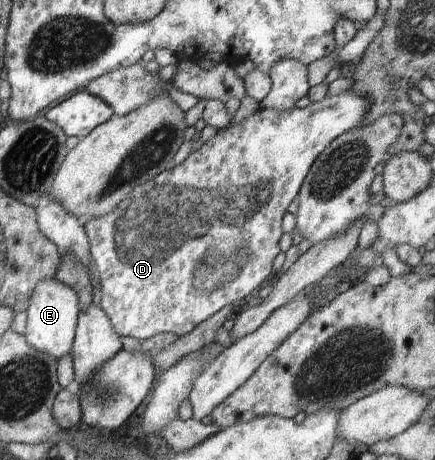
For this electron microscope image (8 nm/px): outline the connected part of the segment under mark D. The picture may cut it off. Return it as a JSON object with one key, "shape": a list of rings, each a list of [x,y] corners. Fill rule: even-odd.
{"shape":[[[349,90],[339,95],[328,95],[322,101],[310,103],[305,108],[296,107],[288,111],[260,109],[252,117],[248,117],[246,121],[240,121],[236,125],[227,126],[224,130],[218,130],[218,133],[210,141],[204,143],[199,151],[191,152],[190,156],[180,165],[176,165],[174,169],[166,169],[154,177],[154,180],[139,185],[130,193],[130,197],[122,201],[112,213],[98,217],[98,219],[90,219],[83,229],[88,235],[91,257],[100,275],[100,285],[103,291],[103,295],[100,297],[100,307],[106,313],[106,317],[110,319],[114,332],[120,337],[134,337],[139,341],[149,339],[159,333],[168,332],[181,337],[191,333],[196,325],[208,320],[225,306],[232,305],[234,301],[240,301],[248,295],[255,294],[274,275],[273,262],[281,253],[279,241],[283,235],[281,229],[283,216],[287,213],[286,209],[298,196],[300,187],[302,187],[314,161],[335,138],[352,129],[361,128],[362,123],[366,121],[366,113],[370,111],[370,107],[372,107],[370,99],[365,94],[352,93]],[[188,191],[194,191],[194,195],[186,197]]]}

